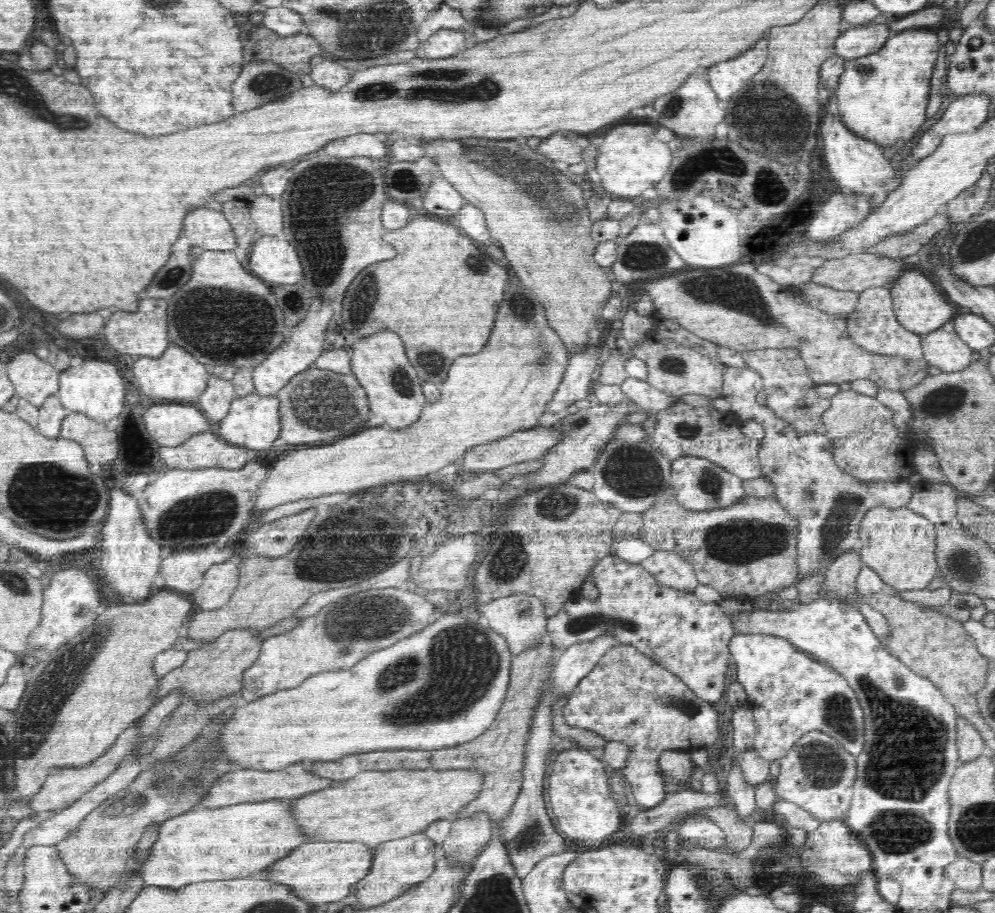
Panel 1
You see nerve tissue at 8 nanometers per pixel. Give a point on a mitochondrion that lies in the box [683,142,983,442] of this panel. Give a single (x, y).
(943, 397)

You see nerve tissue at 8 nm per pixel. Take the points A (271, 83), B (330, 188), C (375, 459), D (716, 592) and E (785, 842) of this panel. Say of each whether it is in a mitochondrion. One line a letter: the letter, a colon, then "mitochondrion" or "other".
A: mitochondrion
B: mitochondrion
C: other
D: other
E: other

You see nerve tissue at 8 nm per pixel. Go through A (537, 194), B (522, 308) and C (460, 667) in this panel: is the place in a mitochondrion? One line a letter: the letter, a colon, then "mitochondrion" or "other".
A: mitochondrion
B: mitochondrion
C: mitochondrion

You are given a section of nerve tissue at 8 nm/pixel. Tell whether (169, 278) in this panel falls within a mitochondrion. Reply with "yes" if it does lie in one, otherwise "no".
yes

